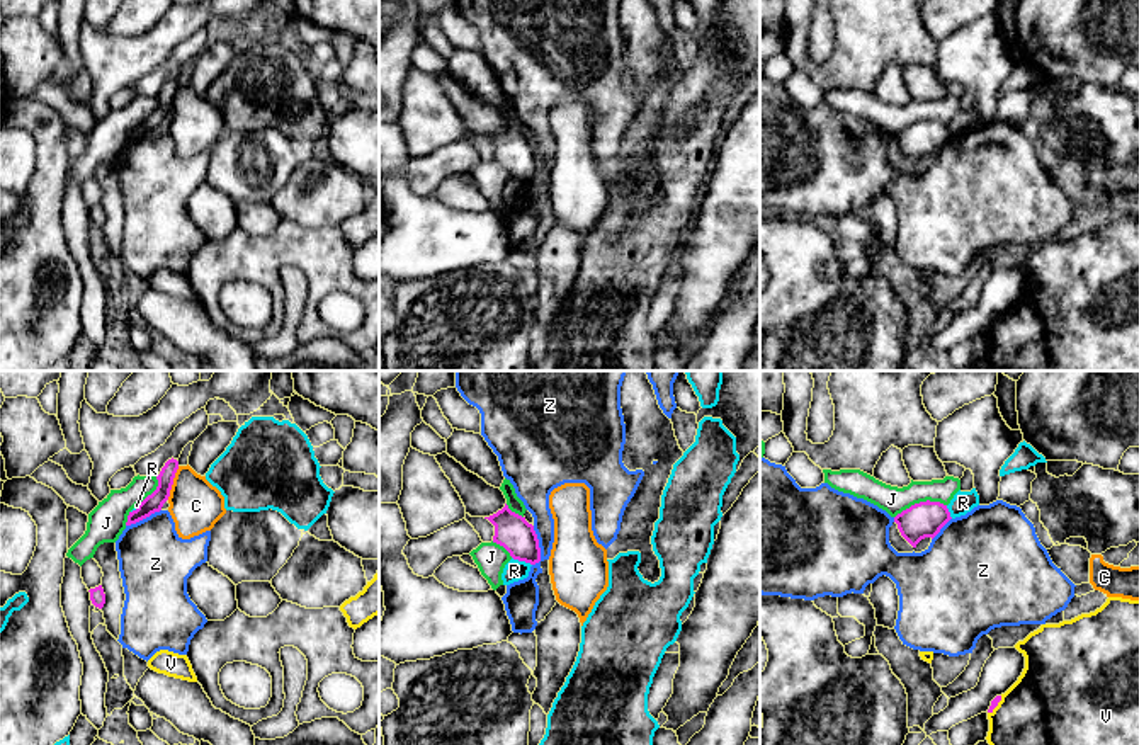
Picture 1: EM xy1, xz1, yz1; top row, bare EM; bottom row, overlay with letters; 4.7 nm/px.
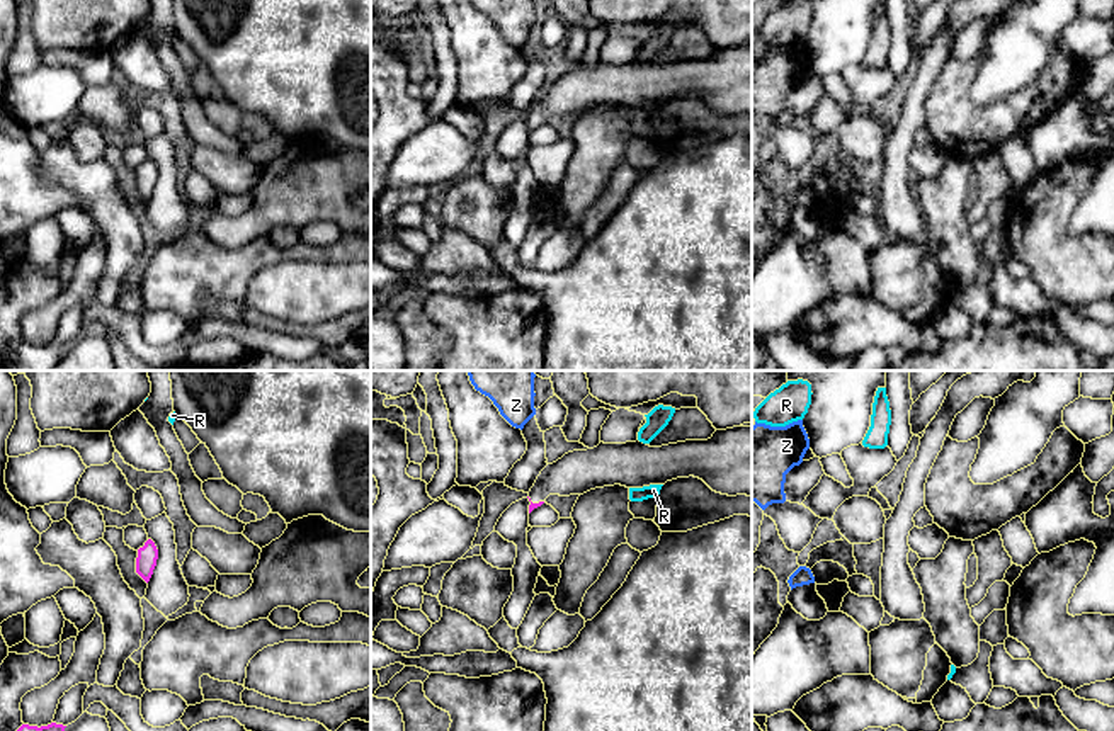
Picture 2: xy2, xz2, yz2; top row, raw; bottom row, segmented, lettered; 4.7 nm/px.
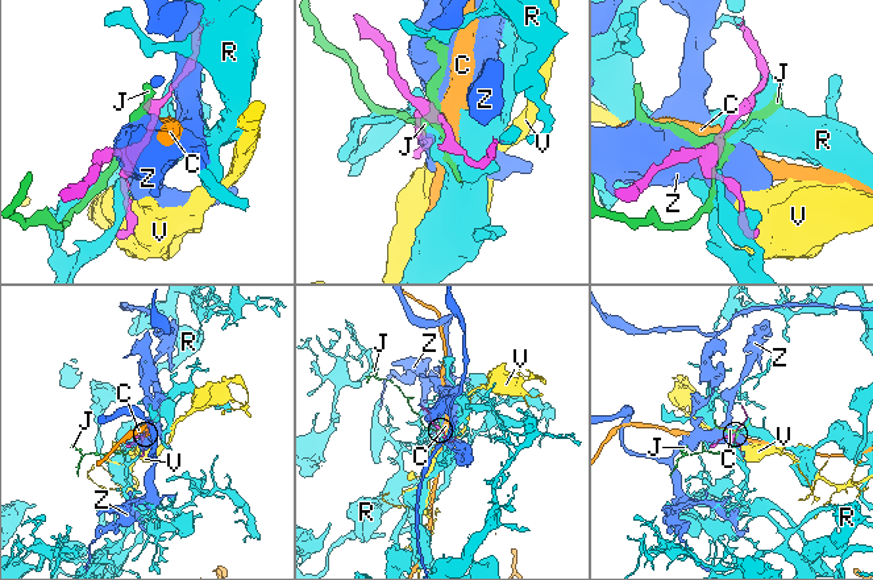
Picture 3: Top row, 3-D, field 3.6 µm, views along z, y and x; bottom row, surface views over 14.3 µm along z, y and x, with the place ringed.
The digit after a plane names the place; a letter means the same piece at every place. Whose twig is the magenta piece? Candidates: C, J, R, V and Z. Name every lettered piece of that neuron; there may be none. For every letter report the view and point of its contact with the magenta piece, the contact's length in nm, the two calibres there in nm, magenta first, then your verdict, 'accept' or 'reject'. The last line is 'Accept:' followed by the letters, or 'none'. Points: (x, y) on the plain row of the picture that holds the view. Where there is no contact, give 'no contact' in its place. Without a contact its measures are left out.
C: meets magenta in xy1 at (172, 102); contact 170 nm long; 90 nm thick on the magenta side, 240 nm on the other; reject
J: meets magenta in yz1 at (920, 121); contact 260 nm long; 170 nm thick on the magenta side, 130 nm on the other; reject
R: meets magenta in xz1 at (522, 179); contact 100 nm long; 170 nm thick on the magenta side, 100 nm on the other; reject
V: meets magenta in yz1 at (997, 324); contact 110 nm long; 40 nm thick on the magenta side, 500 nm on the other; reject
Z: meets magenta in xz1 at (538, 165); contact 190 nm long; 170 nm thick on the magenta side, 150 nm on the other; reject
Accept: none

